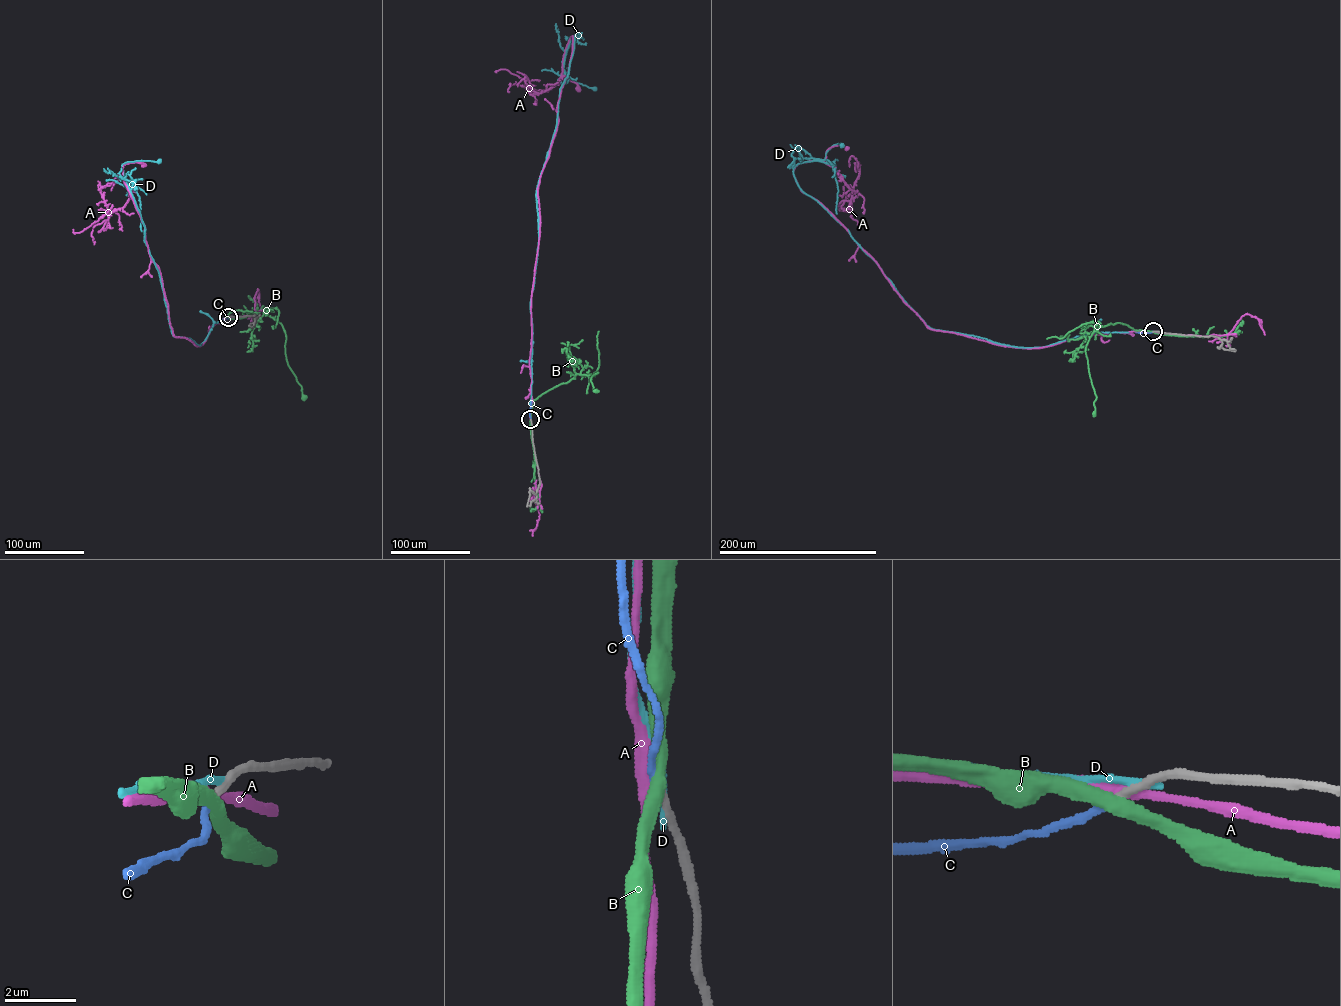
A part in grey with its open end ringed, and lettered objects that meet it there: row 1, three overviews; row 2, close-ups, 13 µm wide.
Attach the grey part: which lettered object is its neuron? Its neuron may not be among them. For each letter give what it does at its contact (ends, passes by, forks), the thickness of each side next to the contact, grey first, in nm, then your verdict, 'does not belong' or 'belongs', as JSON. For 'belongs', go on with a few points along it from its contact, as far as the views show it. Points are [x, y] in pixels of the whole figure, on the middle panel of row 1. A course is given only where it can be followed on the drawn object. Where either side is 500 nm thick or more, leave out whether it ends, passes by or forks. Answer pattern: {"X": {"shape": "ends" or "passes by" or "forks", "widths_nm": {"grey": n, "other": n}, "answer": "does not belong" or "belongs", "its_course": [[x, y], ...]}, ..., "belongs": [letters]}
{"A": {"shape": "passes by", "widths_nm": {"grey": 220, "other": 380}, "answer": "does not belong"}, "B": {"shape": "passes by", "widths_nm": {"grey": 240, "other": 380}, "answer": "does not belong"}, "C": {"shape": "ends", "widths_nm": {"grey": 200, "other": 170}, "answer": "belongs", "its_course": [[530, 419], [531, 402]]}, "D": {"shape": "ends", "widths_nm": {"grey": 280, "other": 240}, "answer": "does not belong"}, "belongs": ["C"]}

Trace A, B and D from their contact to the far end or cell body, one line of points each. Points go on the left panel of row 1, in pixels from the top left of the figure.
A: (228, 317), (211, 325), (200, 346), (174, 336), (160, 274), (123, 181), (123, 165), (143, 165)
B: (228, 317), (225, 317), (232, 311), (246, 310), (269, 316), (280, 323), (285, 334), (287, 364), (304, 397)
D: (228, 316), (213, 323), (200, 345), (189, 338), (173, 336), (159, 275), (122, 167), (126, 162), (159, 161)

